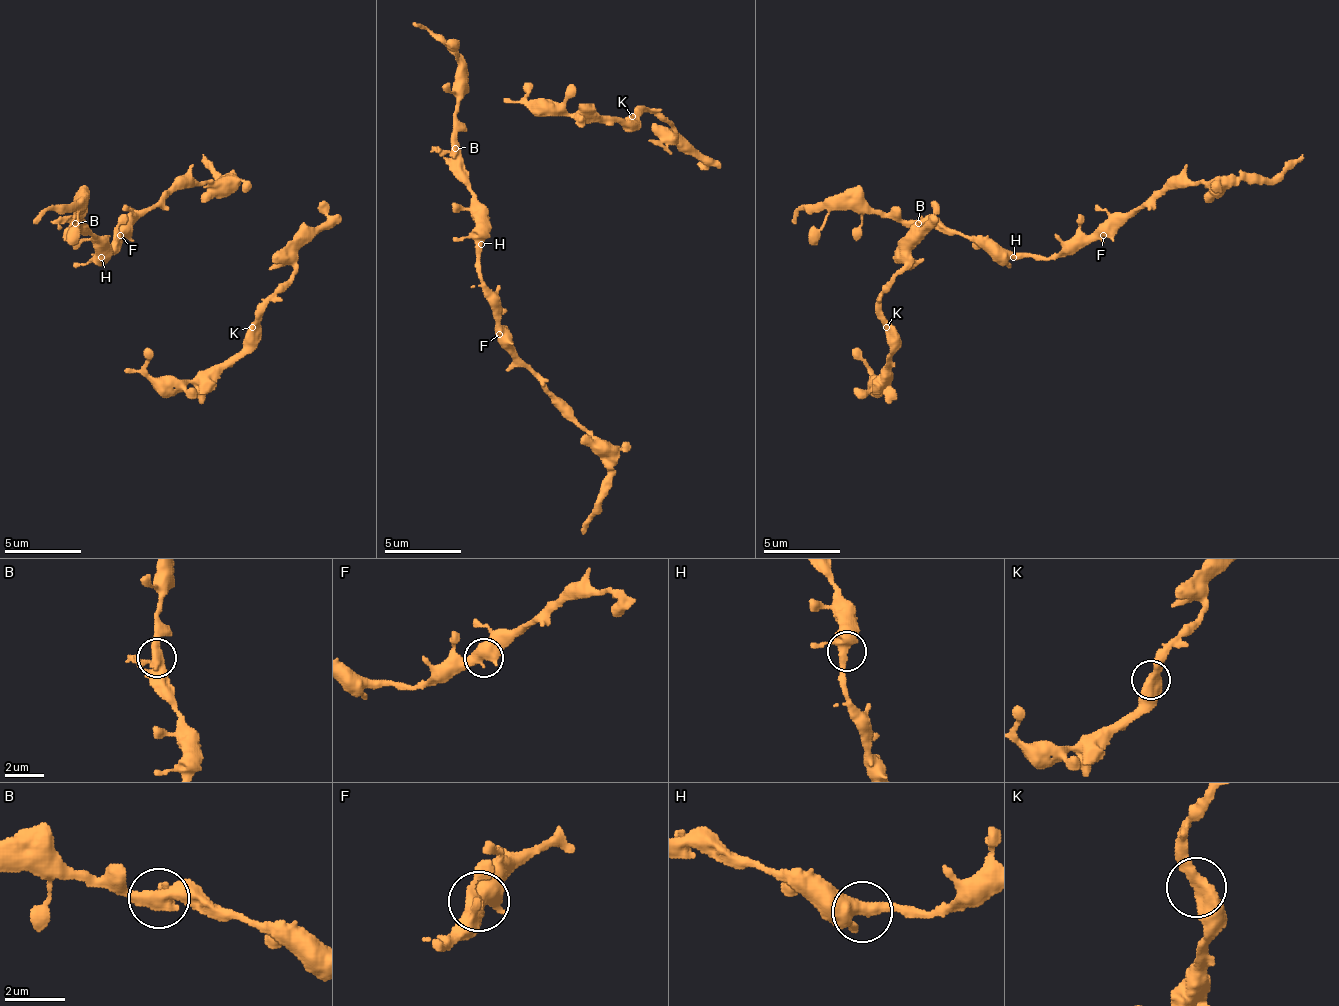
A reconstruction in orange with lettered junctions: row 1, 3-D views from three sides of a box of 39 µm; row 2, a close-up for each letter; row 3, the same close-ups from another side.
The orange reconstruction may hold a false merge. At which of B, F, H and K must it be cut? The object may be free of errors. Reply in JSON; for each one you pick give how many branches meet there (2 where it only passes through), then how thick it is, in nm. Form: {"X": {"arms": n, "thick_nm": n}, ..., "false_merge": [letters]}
{"false_merge": []}

